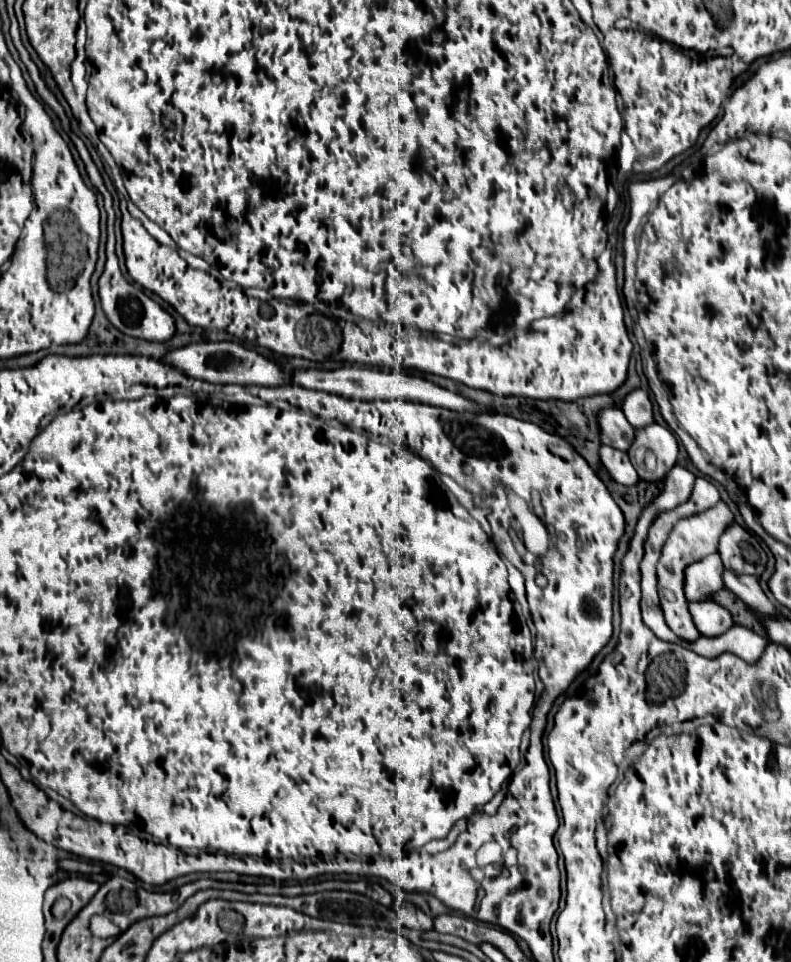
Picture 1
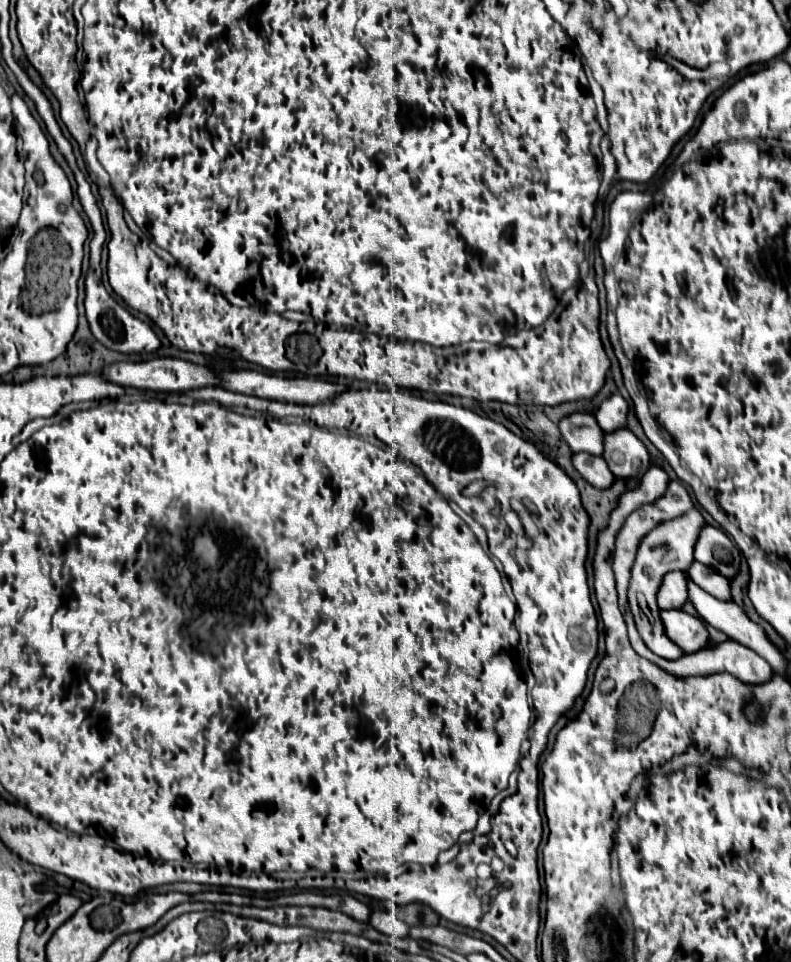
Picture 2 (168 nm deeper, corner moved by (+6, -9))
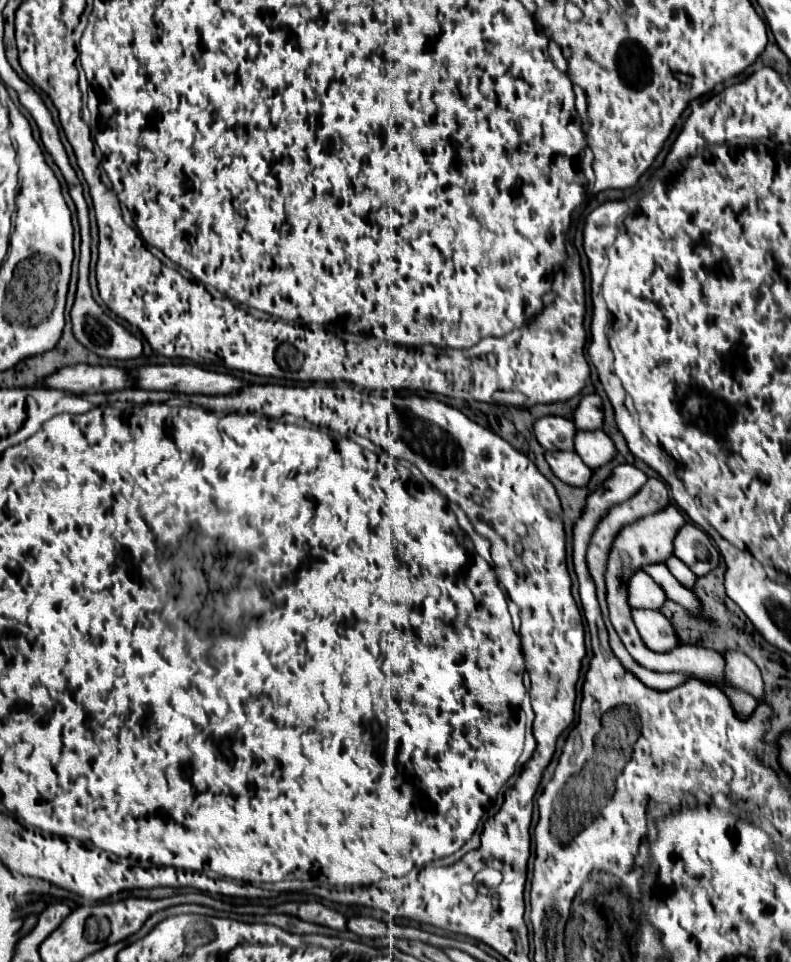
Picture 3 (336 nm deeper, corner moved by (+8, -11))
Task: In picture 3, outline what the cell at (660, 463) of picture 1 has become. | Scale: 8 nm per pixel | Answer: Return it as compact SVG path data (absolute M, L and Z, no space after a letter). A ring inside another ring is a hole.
M579 430L575 436L575 450L581 456L581 460L585 460L585 464L591 468L601 468L613 462L613 458L617 456L615 442L603 430L595 432Z

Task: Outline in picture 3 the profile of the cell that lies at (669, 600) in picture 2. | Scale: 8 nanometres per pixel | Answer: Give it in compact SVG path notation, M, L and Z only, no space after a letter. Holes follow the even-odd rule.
M637 572L629 580L629 604L631 608L651 608L659 610L665 604L665 592L653 578L645 572Z

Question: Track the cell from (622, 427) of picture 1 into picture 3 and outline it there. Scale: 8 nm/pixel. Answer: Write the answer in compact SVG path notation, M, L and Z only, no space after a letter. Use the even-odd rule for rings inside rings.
M545 416L535 422L535 436L545 450L573 450L575 424L563 416Z

